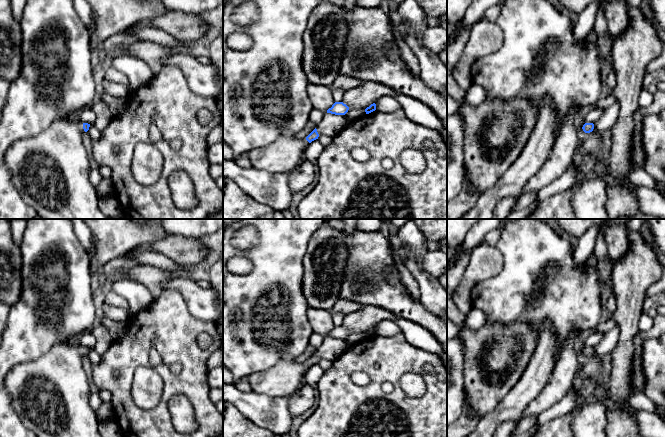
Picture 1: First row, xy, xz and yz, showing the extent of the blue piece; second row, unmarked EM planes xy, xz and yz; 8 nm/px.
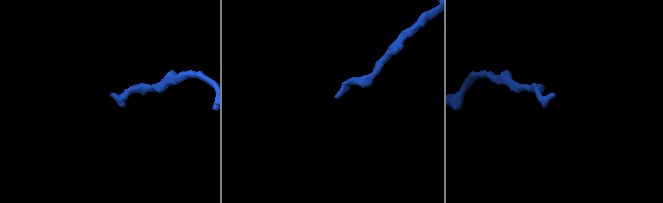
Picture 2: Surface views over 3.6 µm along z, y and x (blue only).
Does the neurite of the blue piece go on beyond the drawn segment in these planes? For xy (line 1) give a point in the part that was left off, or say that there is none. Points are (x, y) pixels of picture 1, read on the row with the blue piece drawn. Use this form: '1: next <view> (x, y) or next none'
1: next xy (51, 170)

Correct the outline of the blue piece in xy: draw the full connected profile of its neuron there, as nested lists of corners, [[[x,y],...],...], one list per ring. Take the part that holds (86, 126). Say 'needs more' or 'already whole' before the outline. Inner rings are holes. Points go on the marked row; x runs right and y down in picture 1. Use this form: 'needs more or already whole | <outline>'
needs more | [[[71,118],[59,119],[38,135],[14,142],[7,151],[5,161],[15,188],[42,219],[110,219],[102,213],[98,189],[89,181],[93,164],[82,142],[82,133],[89,127],[90,124],[74,122]]]

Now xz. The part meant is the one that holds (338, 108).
already whole | [[[335,102],[331,108],[327,110],[327,113],[335,115],[345,115],[349,110],[349,107],[343,102]]]

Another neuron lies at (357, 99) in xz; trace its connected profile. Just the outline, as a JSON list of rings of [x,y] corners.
[[[367,81],[361,86],[346,91],[342,102],[349,107],[344,115],[346,119],[358,119],[366,114],[365,109],[375,103],[380,97],[395,97],[398,93],[382,84]]]

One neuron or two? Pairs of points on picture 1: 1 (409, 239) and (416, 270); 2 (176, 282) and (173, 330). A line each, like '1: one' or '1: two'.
1: one
2: two

